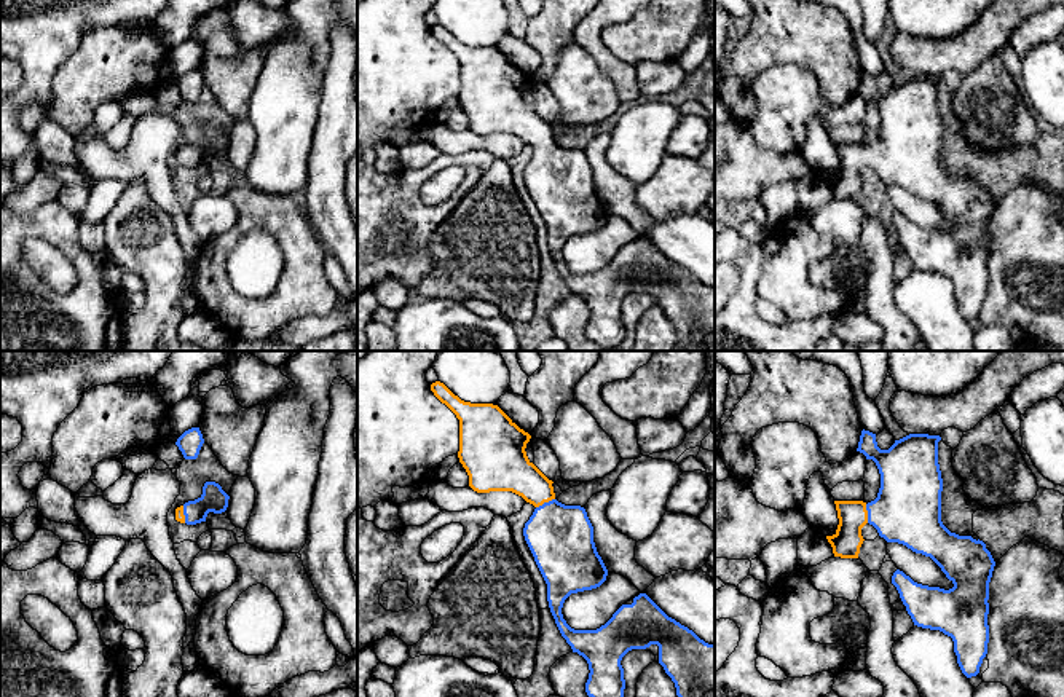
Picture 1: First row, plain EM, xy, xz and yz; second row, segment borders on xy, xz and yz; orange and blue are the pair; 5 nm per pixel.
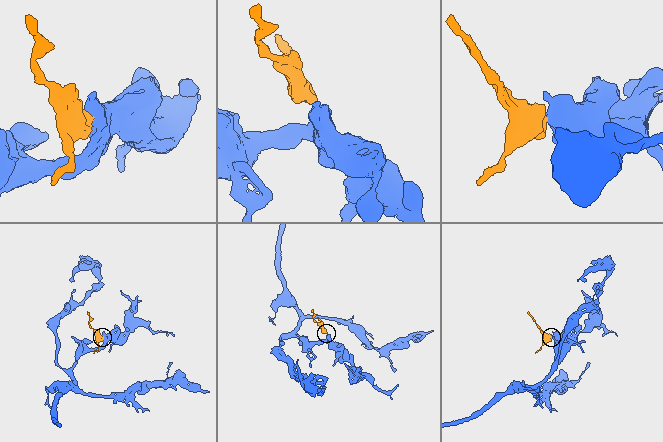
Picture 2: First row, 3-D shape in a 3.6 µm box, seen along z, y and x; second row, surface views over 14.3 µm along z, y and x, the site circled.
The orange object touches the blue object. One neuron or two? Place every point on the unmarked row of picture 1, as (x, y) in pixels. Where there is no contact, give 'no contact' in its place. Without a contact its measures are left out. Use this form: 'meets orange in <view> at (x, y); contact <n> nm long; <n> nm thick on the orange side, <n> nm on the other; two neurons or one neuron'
meets orange in xz at (544, 144); contact 110 nm long; 220 nm thick on the orange side, 320 nm on the other; one neuron

